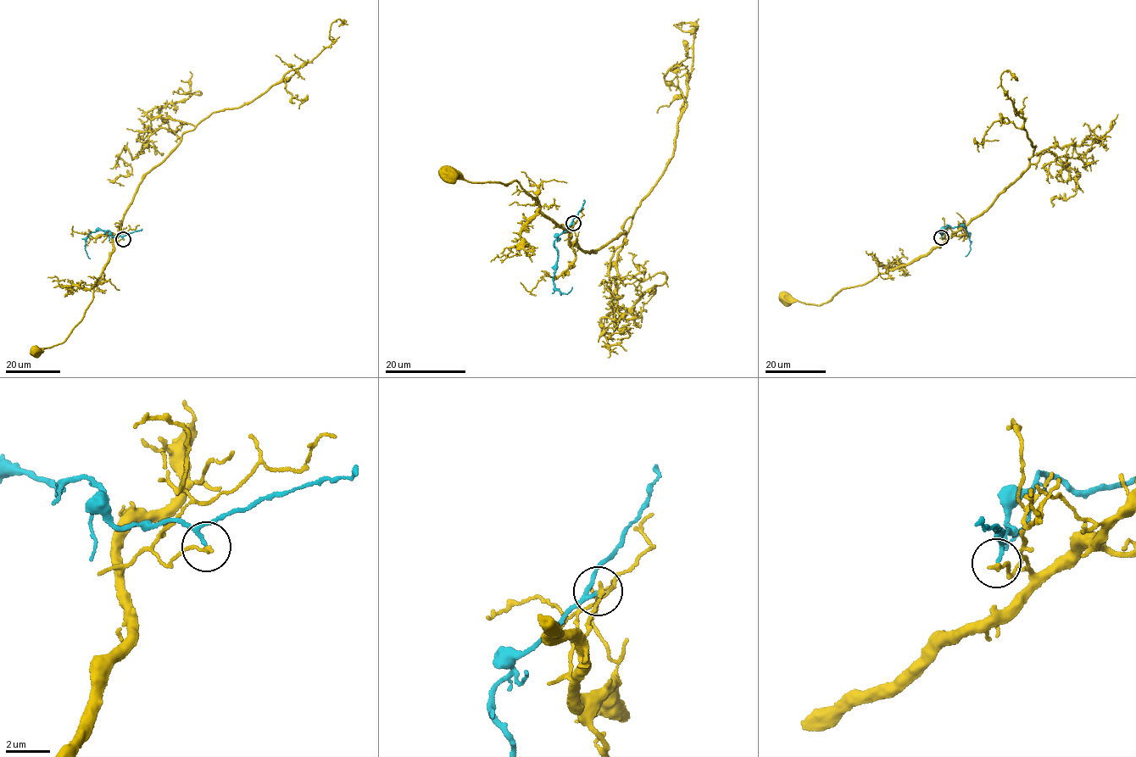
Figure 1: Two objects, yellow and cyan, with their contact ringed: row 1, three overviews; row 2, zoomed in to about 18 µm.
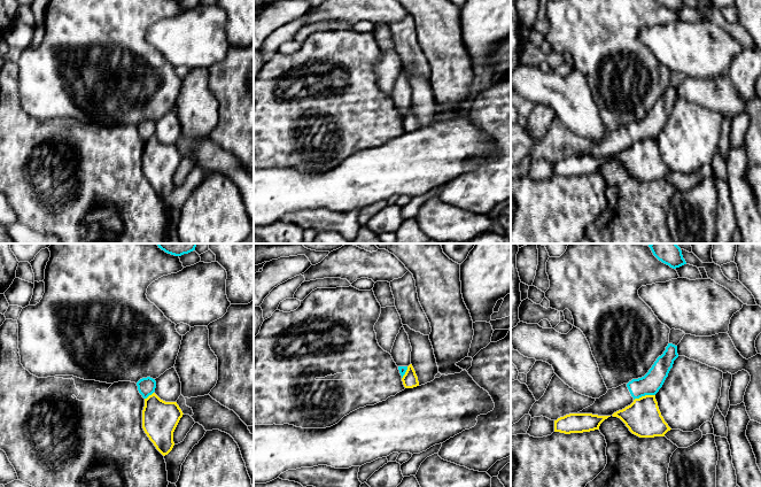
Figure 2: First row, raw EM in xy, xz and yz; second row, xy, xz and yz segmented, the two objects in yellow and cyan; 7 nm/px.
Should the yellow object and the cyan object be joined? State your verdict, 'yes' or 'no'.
no

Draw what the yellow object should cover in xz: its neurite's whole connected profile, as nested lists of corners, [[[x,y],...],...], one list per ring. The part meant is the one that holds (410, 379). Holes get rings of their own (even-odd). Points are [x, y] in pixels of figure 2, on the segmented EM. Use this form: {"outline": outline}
{"outline": [[[412,364],[407,366],[407,370],[402,378],[402,381],[405,388],[413,388],[413,387],[419,386],[418,377],[416,374],[416,371]]]}

